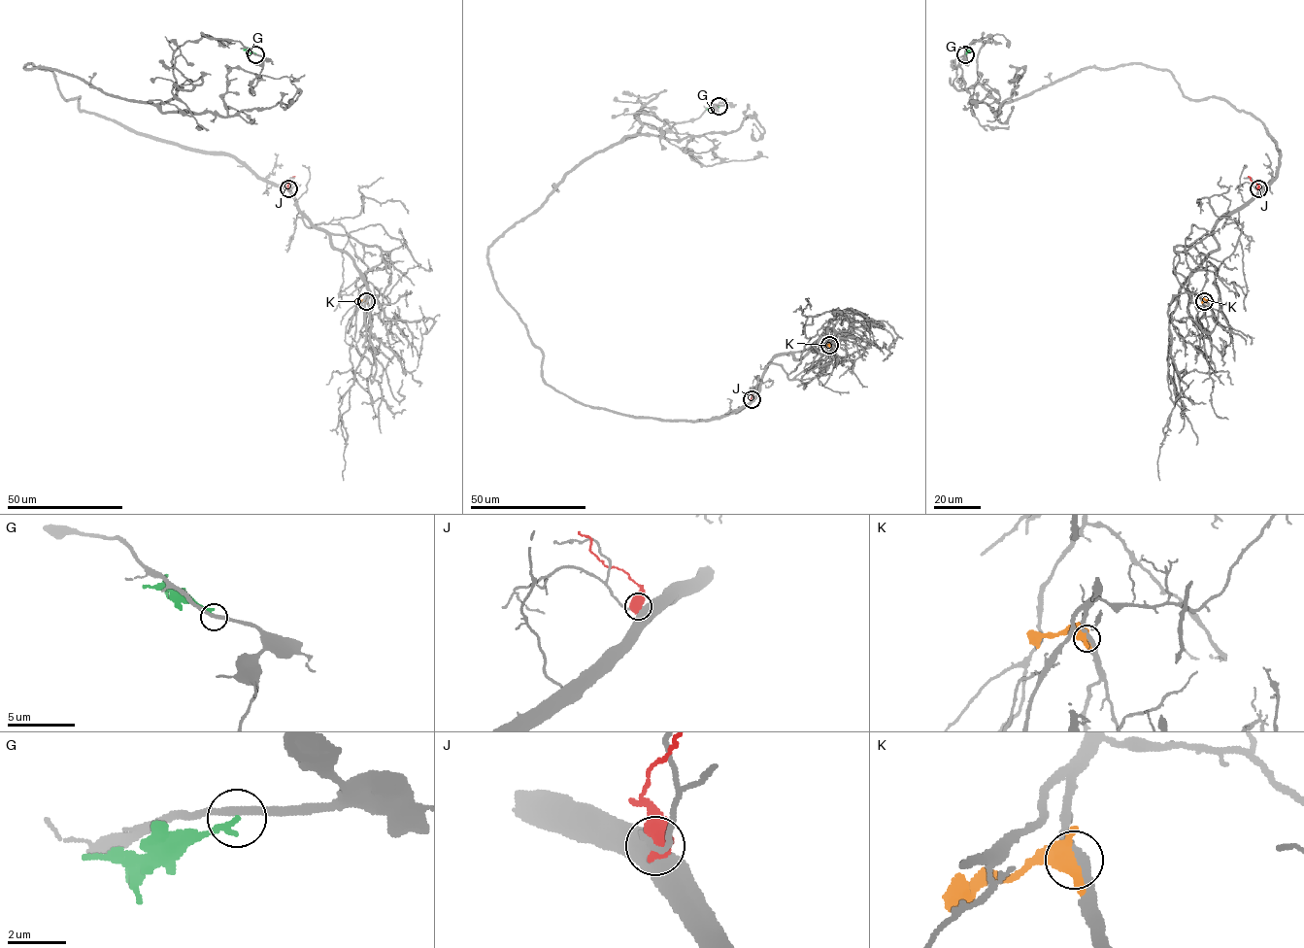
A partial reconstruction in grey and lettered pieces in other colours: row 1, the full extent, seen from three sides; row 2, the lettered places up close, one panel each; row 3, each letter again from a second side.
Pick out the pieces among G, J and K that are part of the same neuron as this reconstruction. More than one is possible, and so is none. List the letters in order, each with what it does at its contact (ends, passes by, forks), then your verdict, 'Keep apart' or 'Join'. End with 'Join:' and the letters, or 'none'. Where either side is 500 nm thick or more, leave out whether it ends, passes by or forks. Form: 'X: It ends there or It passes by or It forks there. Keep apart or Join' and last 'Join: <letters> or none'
G: It ends there. Keep apart
J: Keep apart
K: It forks there. Keep apart
Join: none

